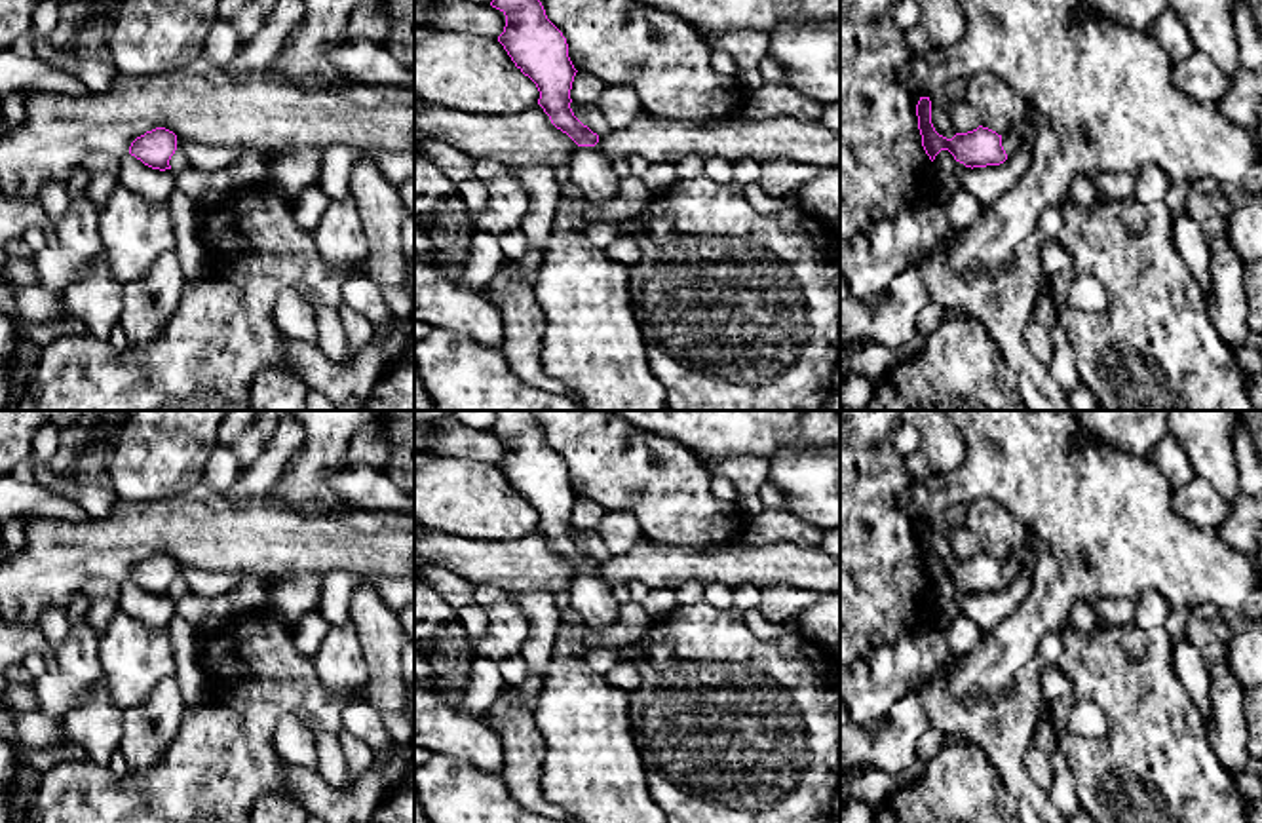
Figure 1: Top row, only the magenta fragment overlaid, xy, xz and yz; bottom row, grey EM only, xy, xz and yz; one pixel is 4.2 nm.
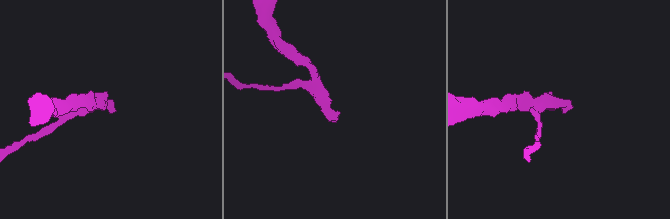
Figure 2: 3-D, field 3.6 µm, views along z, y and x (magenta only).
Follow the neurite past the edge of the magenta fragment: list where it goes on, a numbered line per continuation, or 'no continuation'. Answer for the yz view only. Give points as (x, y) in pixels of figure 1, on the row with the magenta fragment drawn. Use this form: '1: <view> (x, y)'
1: yz (1023, 132)

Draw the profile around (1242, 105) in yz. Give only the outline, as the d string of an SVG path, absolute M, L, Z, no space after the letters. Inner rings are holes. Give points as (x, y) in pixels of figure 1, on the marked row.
M1237 68L1232 74L1230 91L1216 101L1220 112L1243 127L1254 133L1260 125L1260 106L1262 106L1262 70Z

